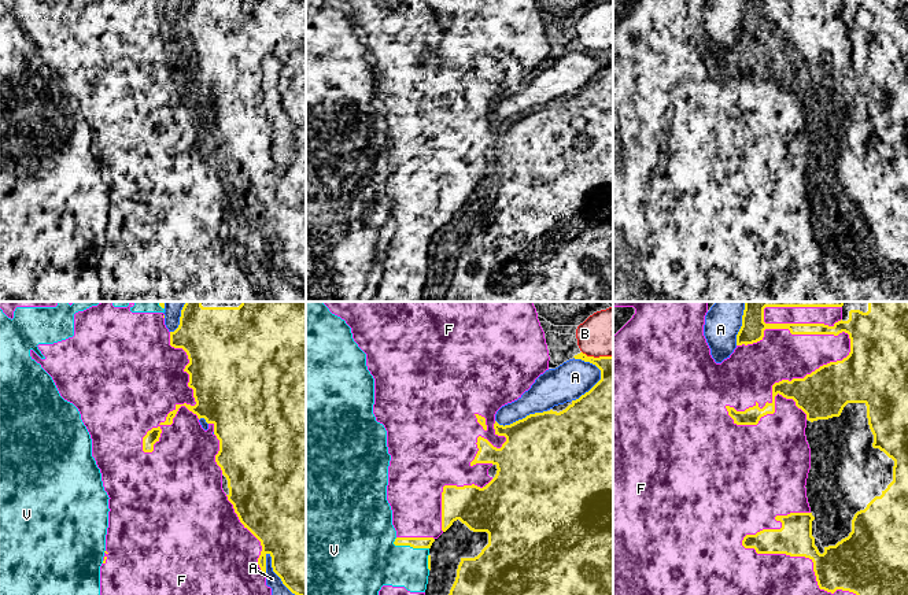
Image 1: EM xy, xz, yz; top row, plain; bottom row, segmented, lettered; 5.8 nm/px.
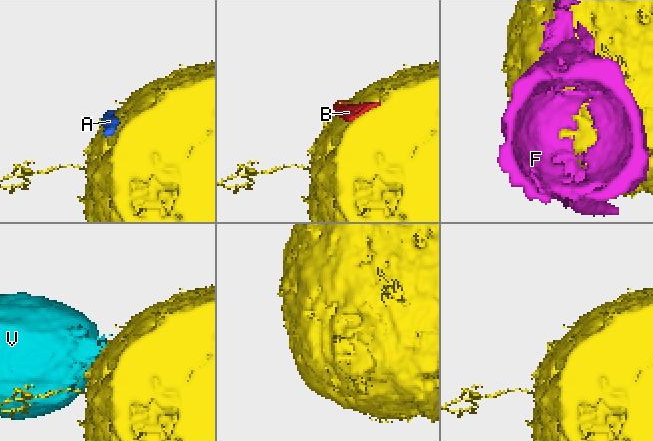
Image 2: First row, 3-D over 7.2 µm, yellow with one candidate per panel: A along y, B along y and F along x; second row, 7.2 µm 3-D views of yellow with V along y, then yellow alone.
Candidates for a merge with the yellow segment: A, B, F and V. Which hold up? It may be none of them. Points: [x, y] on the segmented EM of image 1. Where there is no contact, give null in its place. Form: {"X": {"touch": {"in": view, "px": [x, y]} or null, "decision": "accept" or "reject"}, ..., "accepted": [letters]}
{"A": {"touch": {"in": "xy", "px": [276, 573]}, "decision": "reject"}, "B": {"touch": {"in": "xz", "px": [597, 358]}, "decision": "reject"}, "F": {"touch": {"in": "yz", "px": [785, 380]}, "decision": "reject"}, "V": {"touch": {"in": "xz", "px": [410, 546]}, "decision": "reject"}, "accepted": []}

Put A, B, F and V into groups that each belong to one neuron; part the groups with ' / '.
A / B / F V

